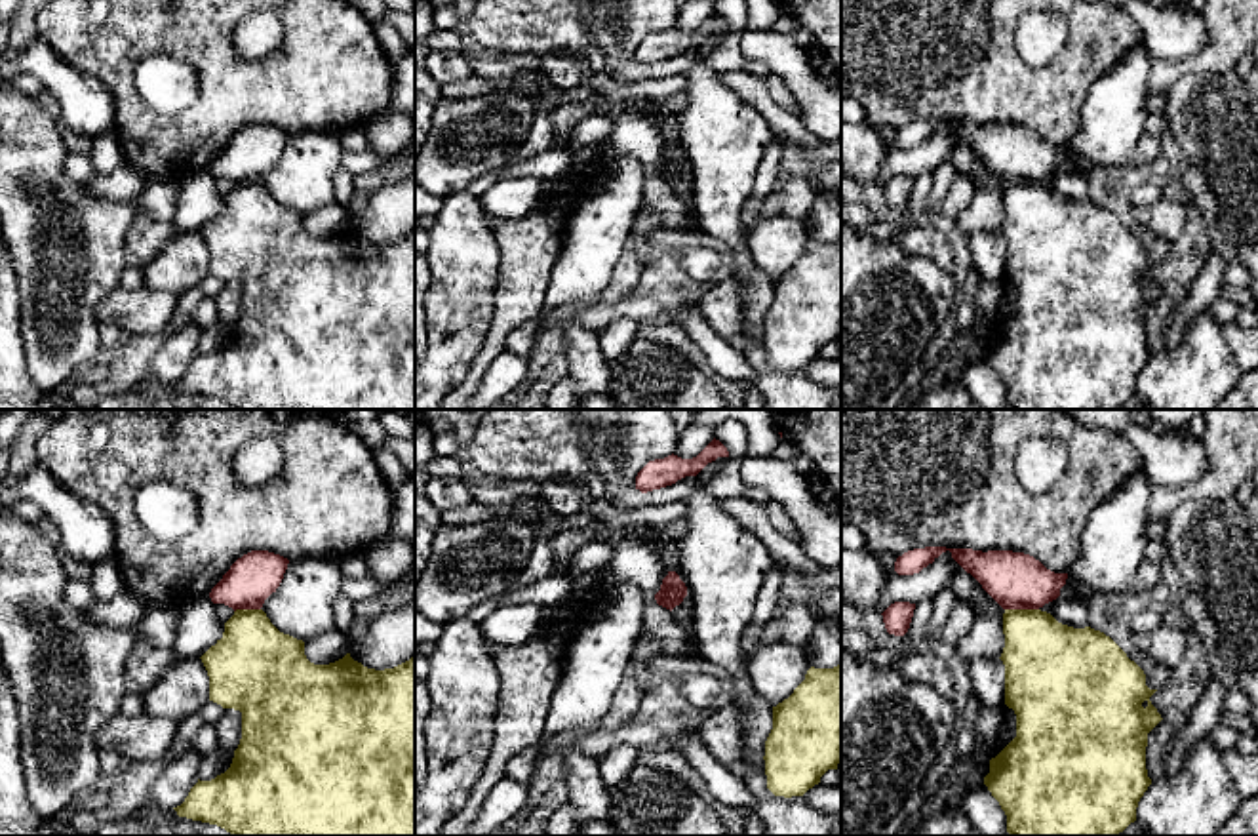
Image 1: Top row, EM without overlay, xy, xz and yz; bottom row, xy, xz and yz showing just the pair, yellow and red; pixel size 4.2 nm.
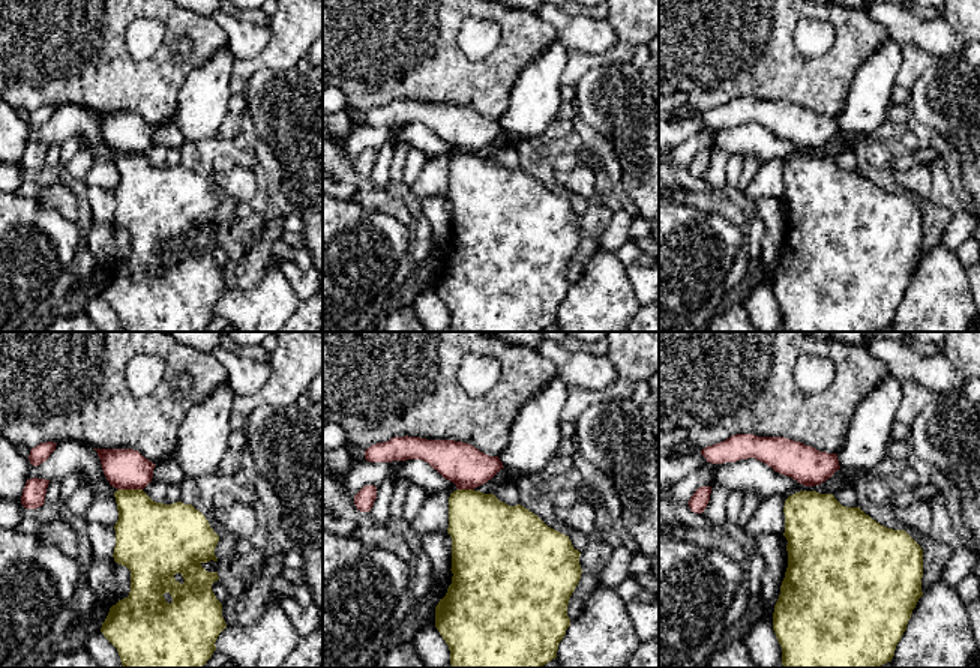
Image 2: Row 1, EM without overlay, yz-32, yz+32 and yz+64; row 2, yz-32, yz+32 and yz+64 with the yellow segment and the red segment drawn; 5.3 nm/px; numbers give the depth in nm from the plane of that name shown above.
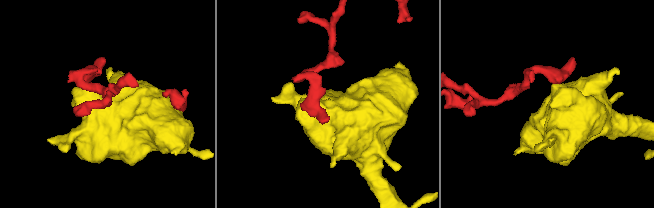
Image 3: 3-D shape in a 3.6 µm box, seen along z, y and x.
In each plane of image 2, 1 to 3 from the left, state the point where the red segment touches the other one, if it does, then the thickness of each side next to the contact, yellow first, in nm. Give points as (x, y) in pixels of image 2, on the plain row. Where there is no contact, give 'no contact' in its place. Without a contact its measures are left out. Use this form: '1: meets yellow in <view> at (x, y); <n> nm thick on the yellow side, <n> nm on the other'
1: meets yellow in yz-32 at (129, 153); 340 nm thick on the yellow side, 220 nm on the other
2: meets yellow in yz+32 at (465, 153); 380 nm thick on the yellow side, 220 nm on the other
3: no contact

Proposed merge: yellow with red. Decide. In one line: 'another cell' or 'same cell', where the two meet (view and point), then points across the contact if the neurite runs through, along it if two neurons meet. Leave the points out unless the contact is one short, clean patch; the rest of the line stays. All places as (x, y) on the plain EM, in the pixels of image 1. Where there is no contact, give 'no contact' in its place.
another cell | yz (1022, 183)

